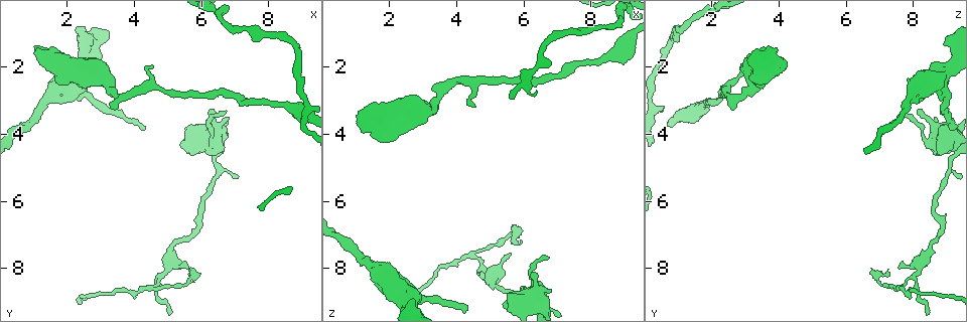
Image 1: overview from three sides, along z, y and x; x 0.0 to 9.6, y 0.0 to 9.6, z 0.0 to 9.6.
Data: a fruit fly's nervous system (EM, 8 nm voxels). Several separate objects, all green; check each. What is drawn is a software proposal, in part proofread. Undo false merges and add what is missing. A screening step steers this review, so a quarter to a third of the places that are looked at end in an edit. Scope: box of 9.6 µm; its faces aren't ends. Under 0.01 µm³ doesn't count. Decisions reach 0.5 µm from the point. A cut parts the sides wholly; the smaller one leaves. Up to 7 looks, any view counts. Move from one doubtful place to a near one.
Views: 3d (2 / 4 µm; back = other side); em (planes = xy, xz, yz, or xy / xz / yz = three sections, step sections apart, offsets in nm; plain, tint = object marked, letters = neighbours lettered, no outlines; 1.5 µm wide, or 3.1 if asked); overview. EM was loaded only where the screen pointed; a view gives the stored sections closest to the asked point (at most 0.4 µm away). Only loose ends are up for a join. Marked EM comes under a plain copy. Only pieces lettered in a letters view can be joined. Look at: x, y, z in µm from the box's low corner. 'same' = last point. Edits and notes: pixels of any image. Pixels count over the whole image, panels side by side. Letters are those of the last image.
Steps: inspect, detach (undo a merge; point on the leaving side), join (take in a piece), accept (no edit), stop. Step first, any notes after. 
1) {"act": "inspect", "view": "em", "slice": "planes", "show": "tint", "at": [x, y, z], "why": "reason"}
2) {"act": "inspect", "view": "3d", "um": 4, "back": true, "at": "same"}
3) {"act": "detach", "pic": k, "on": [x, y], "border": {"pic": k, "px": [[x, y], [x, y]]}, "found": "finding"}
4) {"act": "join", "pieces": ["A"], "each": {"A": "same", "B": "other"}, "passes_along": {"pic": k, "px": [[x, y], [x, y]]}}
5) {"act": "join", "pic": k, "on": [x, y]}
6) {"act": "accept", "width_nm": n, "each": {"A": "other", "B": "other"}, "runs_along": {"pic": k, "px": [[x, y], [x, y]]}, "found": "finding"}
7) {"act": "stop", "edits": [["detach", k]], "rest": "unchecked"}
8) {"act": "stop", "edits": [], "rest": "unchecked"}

{"act": "inspect", "view": "em", "slice": "planes", "show": "letters", "at": [5.55, 8.00, 7.50], "why": "branch stops here"}

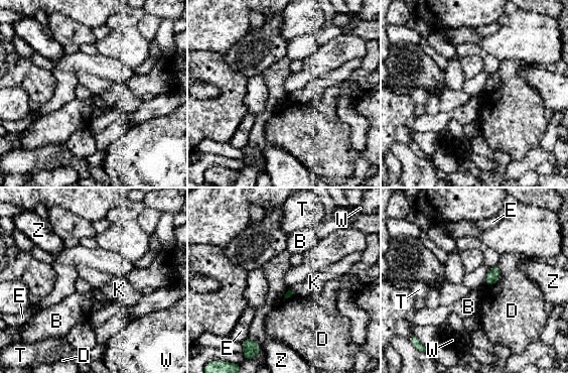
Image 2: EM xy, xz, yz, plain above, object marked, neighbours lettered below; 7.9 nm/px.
{"act": "accept", "each": {"B": "other", "D": "other", "E": "other", "K": "other", "T": "other", "W": "other", "Z": "other"}, "border": {"pic": 2, "px": [[499, 265], [500, 278], [486, 286]]}, "found": "no lettered piece goes on from it"}

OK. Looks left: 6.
{"act": "inspect", "view": "em", "slice": "planes", "show": "letters", "at": [3.35, 3.20, 2.50], "why": "branch stops here"}

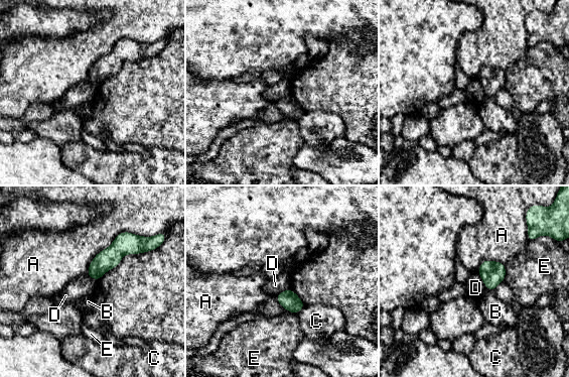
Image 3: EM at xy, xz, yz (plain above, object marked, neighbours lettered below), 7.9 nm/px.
{"act": "accept", "each": {"A": "other", "B": "other", "C": "other", "D": "other", "E": "other"}, "border": {"pic": 3, "px": [[476, 272], [486, 289]]}, "found": "none of them fits"}

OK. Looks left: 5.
{"act": "inspect", "view": "3d", "um": 4, "at": [6.70, 3.35, 7.75], "why": "free end"}

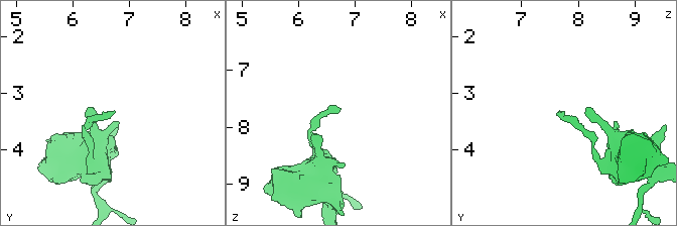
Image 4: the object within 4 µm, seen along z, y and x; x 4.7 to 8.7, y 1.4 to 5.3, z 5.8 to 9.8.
{"act": "inspect", "view": "em", "slice": "planes", "show": "tint", "at": [6.75, 3.30, 7.70], "why": "need the tissue"}

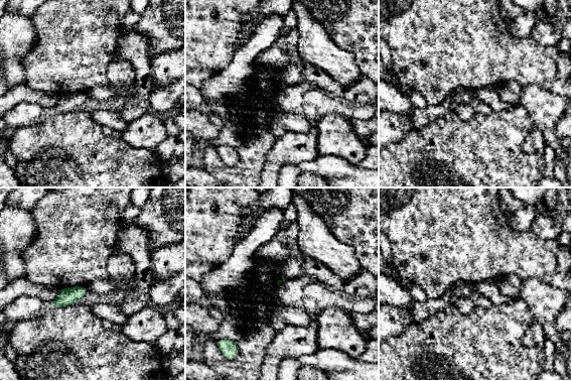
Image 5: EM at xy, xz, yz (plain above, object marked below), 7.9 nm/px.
{"act": "inspect", "view": "em", "slice": "planes", "show": "letters", "at": "same", "why": "what lies round it"}

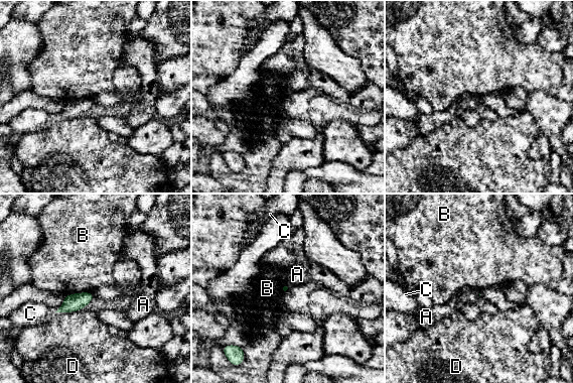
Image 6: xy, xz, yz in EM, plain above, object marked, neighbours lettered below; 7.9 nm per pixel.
{"act": "accept", "longest_contact_nm": ["B", 220], "each": {"A": "other", "B": "other", "C": "other", "D": "other"}, "border": {"pic": 6, "px": [[92, 290], [66, 293], [64, 295]]}, "found": "none of them fits"}

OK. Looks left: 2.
{"act": "stop", "edits": [], "rest": "unchecked"}

